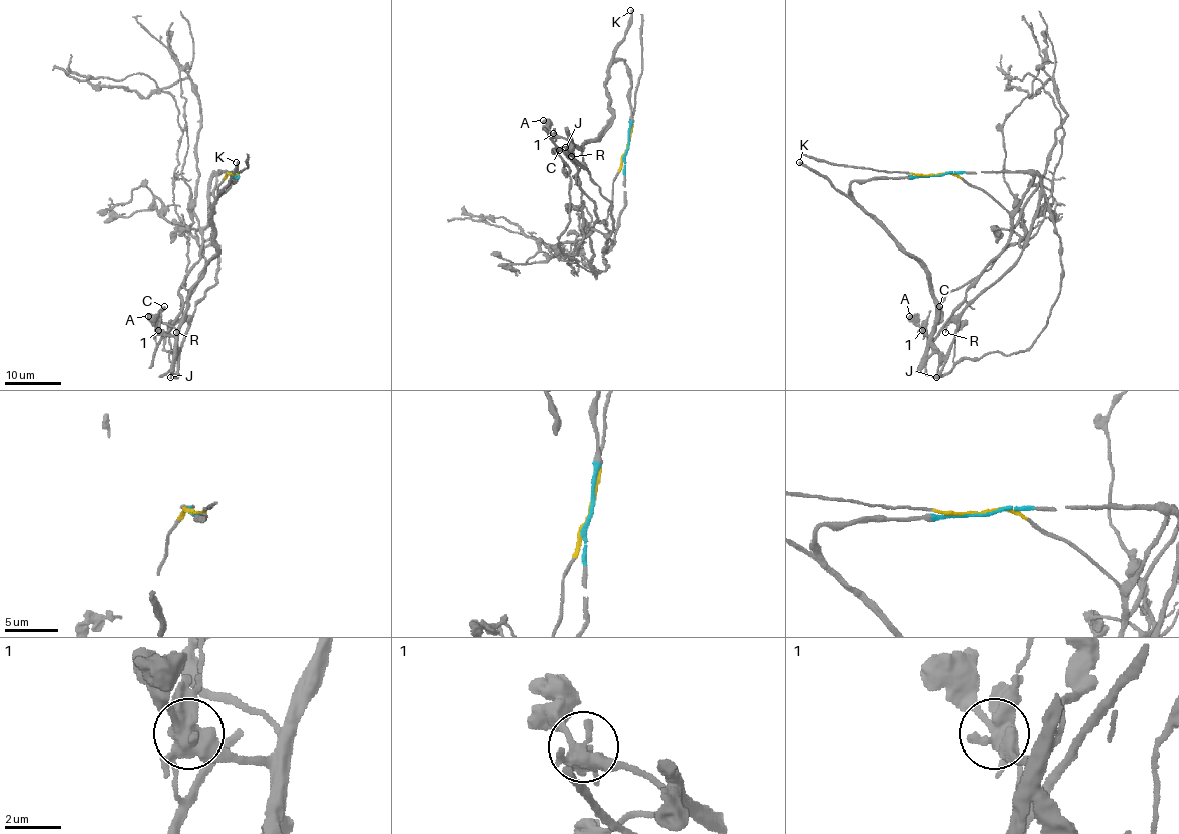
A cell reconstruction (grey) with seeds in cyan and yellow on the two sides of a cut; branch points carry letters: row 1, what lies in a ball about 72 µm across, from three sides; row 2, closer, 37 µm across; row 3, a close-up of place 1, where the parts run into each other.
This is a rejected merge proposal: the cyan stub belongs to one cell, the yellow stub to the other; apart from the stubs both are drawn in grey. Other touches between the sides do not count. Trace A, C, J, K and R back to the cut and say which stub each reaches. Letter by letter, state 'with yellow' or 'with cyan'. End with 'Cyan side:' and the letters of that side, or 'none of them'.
A: with cyan
C: with cyan
J: with cyan
K: with cyan
R: with cyan
Cyan side: A, C, J, K, R

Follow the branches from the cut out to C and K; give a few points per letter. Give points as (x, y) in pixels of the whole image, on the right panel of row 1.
C: (937, 176), (860, 180), (851, 183), (850, 194), (926, 273), (934, 297), (936, 328), (940, 321), (938, 306)
K: (937, 176), (854, 180), (850, 190), (843, 194), (798, 162)

